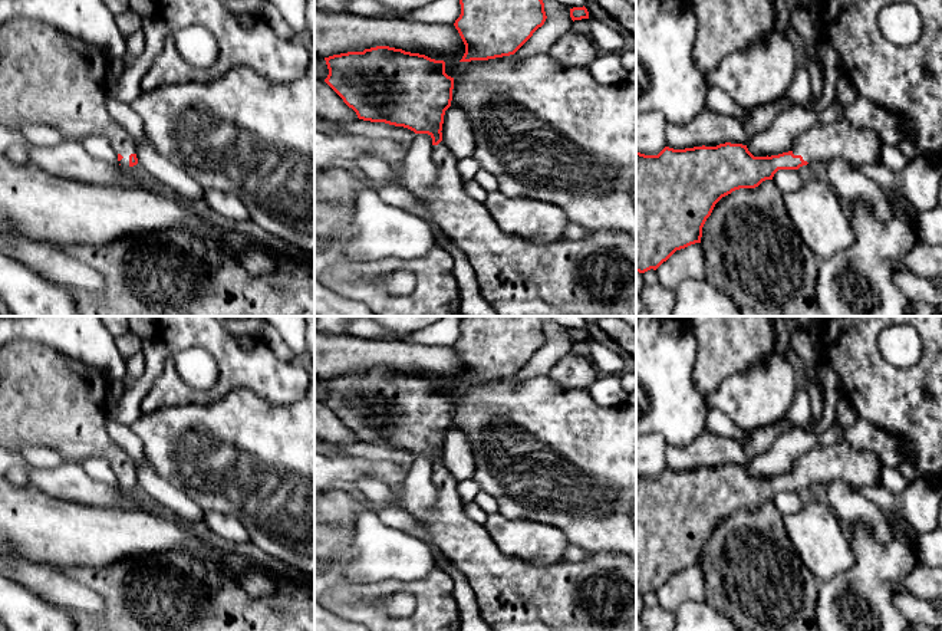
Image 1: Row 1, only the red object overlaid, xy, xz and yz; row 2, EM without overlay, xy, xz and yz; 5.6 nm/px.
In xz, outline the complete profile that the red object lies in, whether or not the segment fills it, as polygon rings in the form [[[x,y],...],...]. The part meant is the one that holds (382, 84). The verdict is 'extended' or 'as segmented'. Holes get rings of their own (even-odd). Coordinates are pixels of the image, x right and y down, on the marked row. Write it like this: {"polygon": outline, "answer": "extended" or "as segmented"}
{"polygon": [[[389,46],[325,60],[329,69],[325,82],[359,119],[404,126],[432,138],[434,194],[415,198],[442,234],[464,252],[495,316],[636,316],[636,240],[628,233],[599,230],[580,240],[534,243],[503,231],[484,203],[465,193],[458,160],[441,132],[454,89],[444,60]]], "answer": "extended"}

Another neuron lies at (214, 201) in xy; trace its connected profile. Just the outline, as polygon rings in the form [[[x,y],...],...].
[[[202,188],[202,208],[208,214],[221,216],[230,221],[250,218],[244,203],[233,193]]]

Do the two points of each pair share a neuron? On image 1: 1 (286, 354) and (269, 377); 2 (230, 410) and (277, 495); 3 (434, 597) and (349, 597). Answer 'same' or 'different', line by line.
1: different
2: same
3: same

